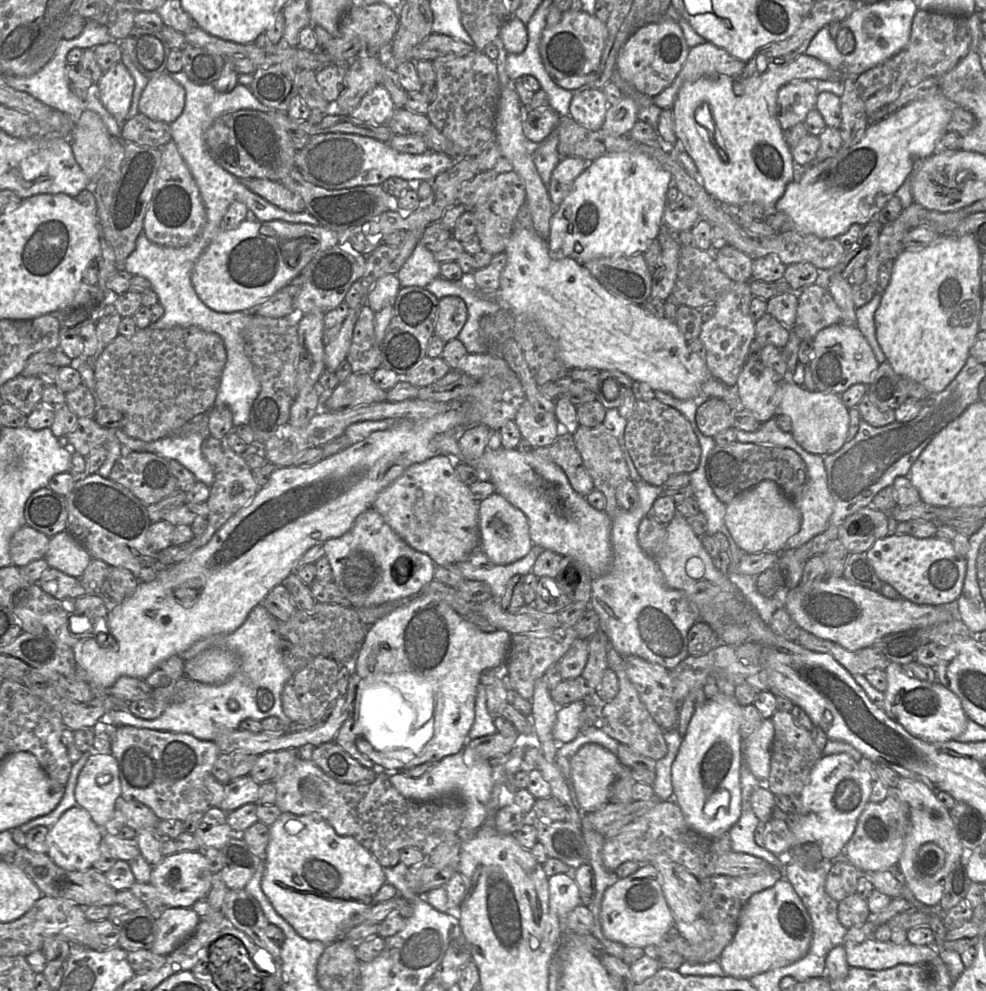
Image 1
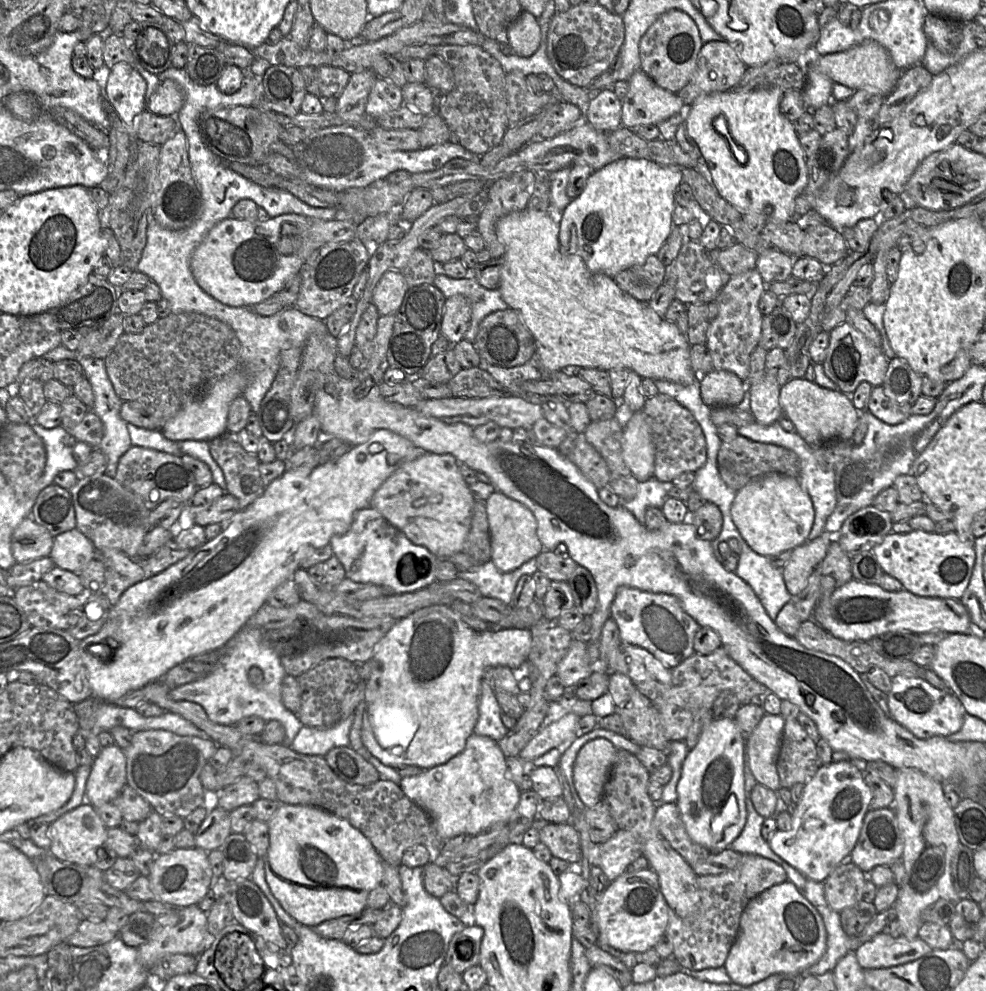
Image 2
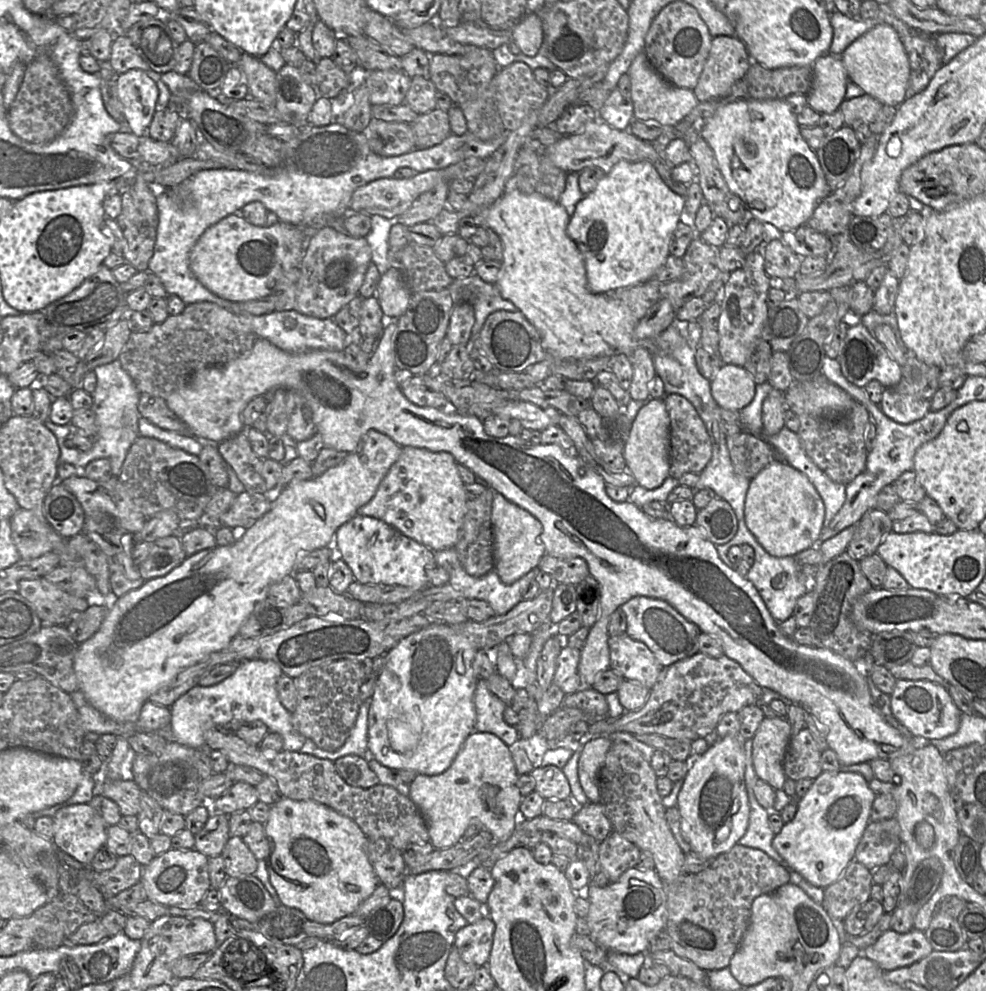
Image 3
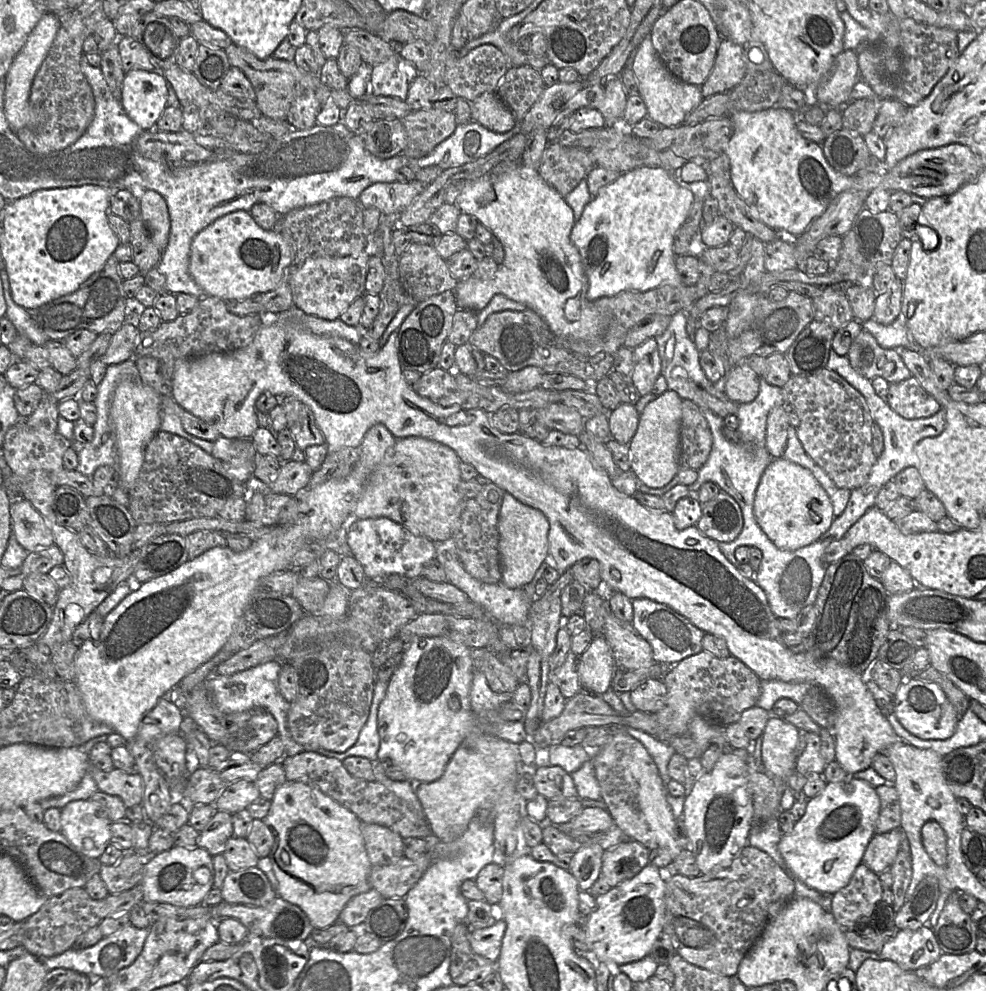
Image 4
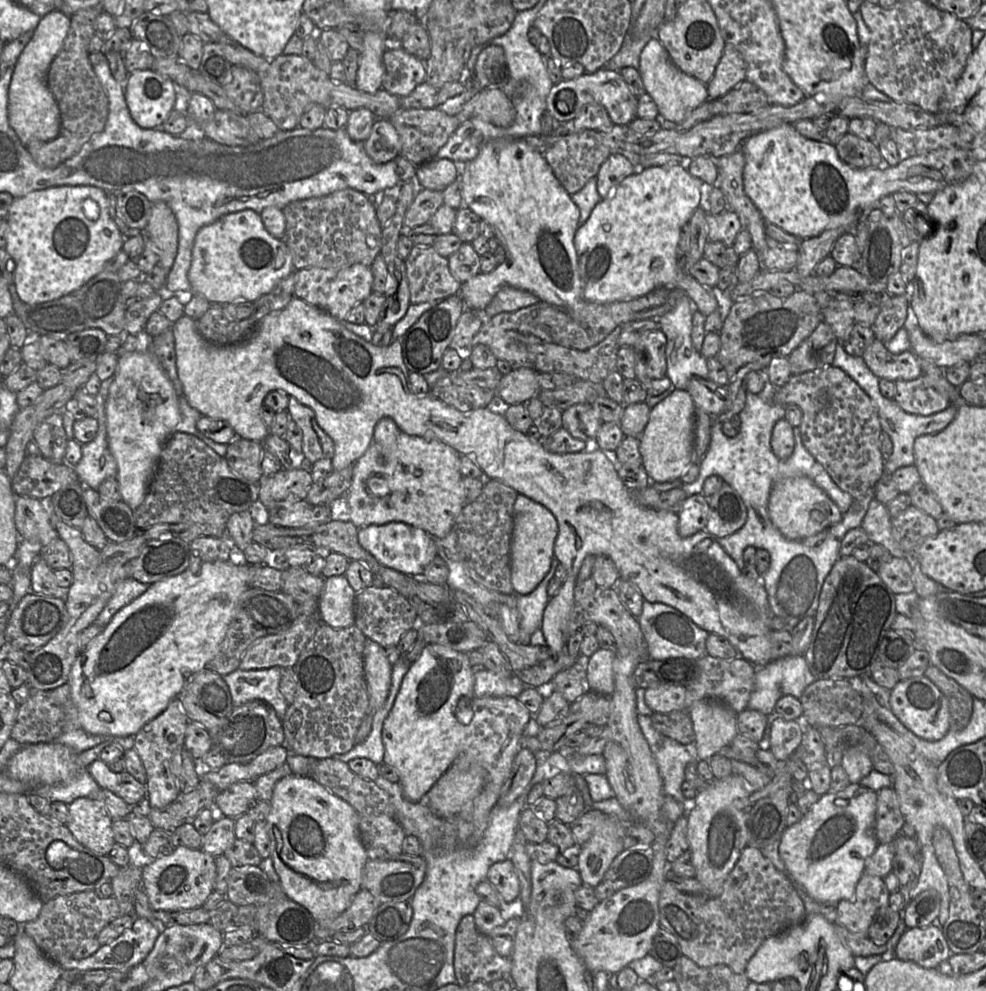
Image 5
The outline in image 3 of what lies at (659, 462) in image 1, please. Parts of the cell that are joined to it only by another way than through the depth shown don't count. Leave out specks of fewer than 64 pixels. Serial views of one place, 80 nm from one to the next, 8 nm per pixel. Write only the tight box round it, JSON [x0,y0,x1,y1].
[663,394,712,479]

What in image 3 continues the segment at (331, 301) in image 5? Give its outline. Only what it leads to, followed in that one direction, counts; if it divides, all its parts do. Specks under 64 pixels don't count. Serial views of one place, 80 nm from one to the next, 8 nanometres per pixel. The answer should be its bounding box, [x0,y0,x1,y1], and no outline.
[294,227,371,319]

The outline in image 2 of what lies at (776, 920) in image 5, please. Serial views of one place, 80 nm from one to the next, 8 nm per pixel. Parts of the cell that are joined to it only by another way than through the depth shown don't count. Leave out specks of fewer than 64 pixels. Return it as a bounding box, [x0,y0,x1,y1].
[665,854,787,971]

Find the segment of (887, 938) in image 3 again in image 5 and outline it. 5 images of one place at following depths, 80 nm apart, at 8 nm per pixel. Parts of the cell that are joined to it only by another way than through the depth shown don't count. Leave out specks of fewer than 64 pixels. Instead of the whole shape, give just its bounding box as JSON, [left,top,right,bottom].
[894,923,952,968]

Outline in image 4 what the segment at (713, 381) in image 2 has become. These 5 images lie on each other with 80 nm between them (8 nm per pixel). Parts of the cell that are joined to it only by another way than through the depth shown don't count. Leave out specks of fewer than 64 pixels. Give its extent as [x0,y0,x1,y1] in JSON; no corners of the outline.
[722,363,760,403]

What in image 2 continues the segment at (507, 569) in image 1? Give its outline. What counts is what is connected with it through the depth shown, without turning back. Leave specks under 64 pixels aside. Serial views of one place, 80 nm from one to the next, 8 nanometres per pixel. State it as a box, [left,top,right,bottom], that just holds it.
[448,552,537,605]

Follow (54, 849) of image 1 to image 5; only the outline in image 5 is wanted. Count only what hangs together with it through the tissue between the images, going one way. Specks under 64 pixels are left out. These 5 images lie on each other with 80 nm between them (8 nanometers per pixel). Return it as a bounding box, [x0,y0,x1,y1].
[66,797,116,855]

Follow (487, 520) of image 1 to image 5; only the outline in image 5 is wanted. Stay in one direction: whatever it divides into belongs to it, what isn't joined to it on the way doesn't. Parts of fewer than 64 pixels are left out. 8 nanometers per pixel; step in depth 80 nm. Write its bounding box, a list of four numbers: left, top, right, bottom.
[511,494,558,595]

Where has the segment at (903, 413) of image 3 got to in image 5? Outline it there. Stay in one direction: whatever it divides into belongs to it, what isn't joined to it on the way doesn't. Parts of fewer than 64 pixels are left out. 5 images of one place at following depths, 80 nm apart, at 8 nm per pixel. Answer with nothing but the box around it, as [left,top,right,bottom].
[893,376,950,416]

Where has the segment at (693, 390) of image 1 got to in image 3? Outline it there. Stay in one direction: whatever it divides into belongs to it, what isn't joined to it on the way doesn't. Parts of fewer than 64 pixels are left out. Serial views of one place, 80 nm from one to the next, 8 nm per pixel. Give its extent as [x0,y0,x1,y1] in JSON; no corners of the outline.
[475,190,667,385]

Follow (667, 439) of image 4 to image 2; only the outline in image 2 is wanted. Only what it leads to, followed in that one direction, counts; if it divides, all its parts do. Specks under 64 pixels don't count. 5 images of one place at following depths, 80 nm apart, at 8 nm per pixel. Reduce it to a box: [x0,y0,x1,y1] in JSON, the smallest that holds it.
[622,410,655,483]

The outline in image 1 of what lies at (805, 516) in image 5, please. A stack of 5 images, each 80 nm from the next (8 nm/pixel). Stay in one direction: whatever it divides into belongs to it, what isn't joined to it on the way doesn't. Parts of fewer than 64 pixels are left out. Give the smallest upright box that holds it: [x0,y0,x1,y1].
[724,480,802,553]

